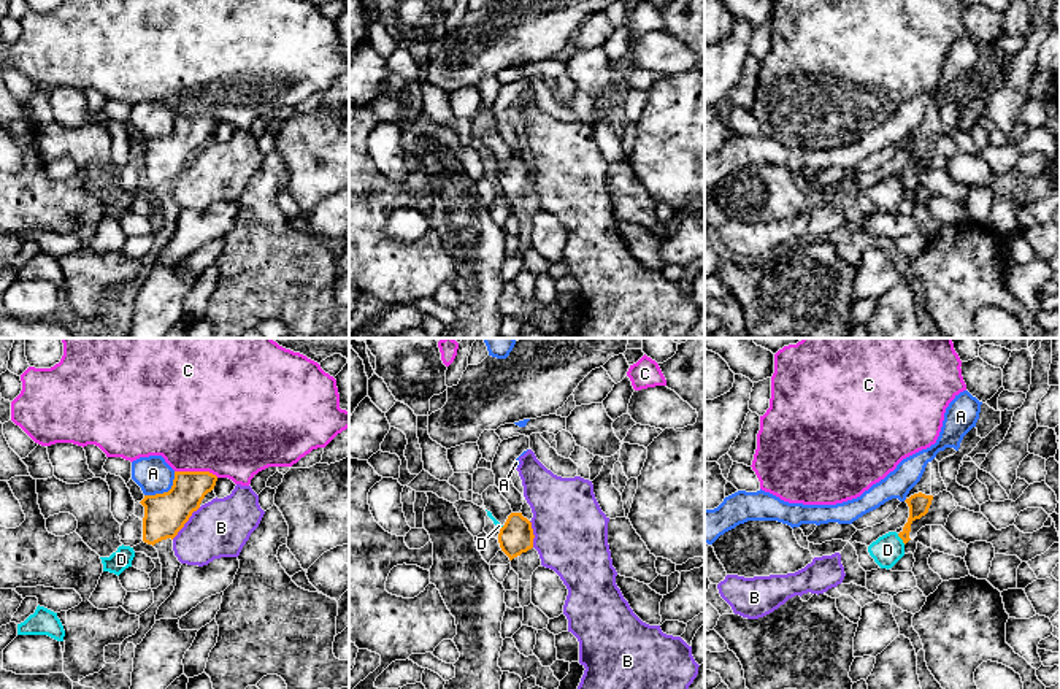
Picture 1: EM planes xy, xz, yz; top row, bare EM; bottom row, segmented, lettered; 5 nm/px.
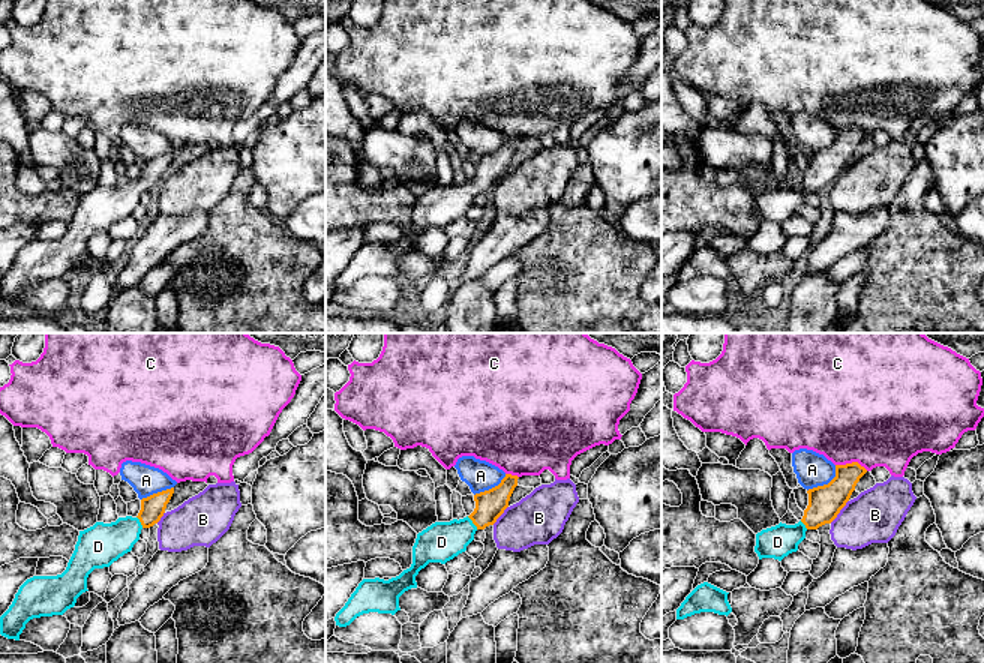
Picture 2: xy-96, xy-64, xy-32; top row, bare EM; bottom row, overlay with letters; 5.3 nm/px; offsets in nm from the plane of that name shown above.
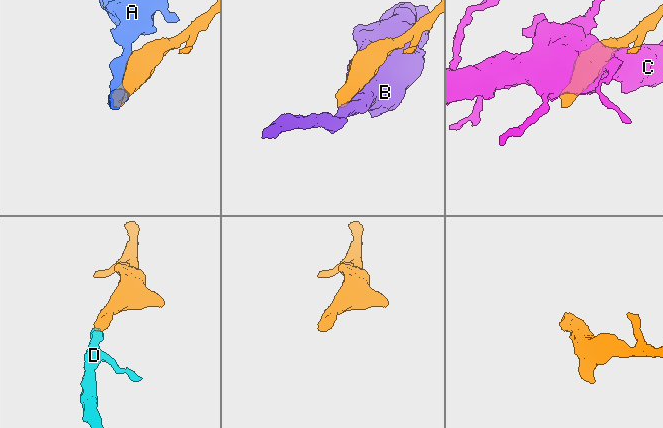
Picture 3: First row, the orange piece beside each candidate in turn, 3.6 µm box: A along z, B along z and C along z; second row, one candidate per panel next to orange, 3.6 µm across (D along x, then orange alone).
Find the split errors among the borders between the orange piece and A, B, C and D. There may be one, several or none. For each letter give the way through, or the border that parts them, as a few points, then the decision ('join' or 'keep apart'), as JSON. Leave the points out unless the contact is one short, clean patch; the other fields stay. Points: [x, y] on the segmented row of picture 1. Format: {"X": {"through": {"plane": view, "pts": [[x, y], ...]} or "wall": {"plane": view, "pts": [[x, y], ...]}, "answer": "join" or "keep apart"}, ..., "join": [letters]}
{"A": {"answer": "keep apart"}, "B": {"answer": "keep apart"}, "C": {"answer": "keep apart"}, "D": {"through": {"plane": "yz", "pts": [[919, 504], [900, 537], [887, 550]]}, "answer": "join"}, "join": ["D"]}

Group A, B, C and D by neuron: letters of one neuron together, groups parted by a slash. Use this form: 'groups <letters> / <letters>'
groups A / B / C / D

